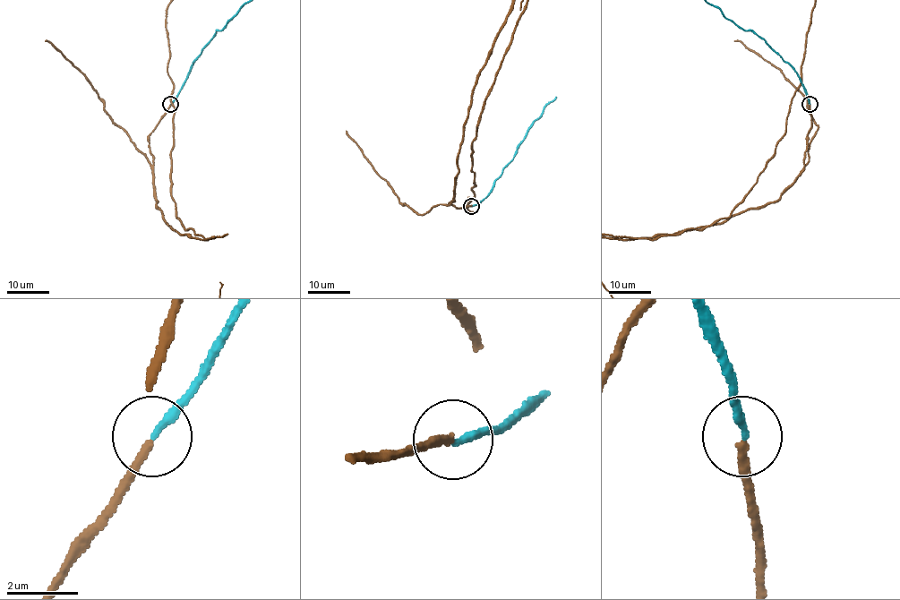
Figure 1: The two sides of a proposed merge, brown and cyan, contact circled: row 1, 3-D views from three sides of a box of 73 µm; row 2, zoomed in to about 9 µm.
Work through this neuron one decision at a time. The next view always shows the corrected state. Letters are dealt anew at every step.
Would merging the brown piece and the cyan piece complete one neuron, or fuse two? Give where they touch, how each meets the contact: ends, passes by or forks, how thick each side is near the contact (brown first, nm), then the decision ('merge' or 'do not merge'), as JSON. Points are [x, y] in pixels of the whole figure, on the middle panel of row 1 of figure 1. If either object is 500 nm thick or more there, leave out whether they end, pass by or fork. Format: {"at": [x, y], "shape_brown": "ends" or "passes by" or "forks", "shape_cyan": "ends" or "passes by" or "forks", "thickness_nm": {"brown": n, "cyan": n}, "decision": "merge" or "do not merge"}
{"at": [471, 206], "shape_brown": "ends", "shape_cyan": "ends", "thickness_nm": {"brown": 240, "cyan": 200}, "decision": "merge"}

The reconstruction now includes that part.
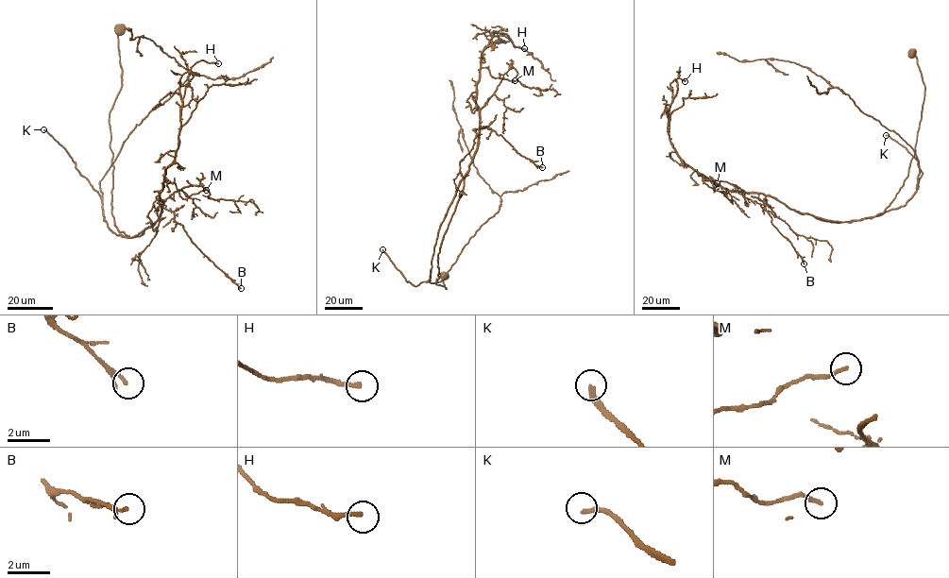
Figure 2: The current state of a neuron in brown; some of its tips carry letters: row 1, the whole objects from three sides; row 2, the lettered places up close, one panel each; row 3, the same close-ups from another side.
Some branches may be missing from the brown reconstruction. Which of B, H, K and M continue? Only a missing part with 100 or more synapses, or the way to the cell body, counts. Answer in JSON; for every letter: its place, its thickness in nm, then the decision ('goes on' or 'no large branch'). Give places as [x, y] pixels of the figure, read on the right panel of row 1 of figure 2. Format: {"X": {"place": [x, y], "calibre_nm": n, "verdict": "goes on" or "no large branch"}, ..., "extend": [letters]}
{"B": {"place": [804, 263], "calibre_nm": 140, "verdict": "no large branch"}, "H": {"place": [685, 81], "calibre_nm": 200, "verdict": "no large branch"}, "K": {"place": [886, 135], "calibre_nm": 240, "verdict": "goes on"}, "M": {"place": [717, 183], "calibre_nm": 160, "verdict": "no large branch"}, "extend": ["K"]}

